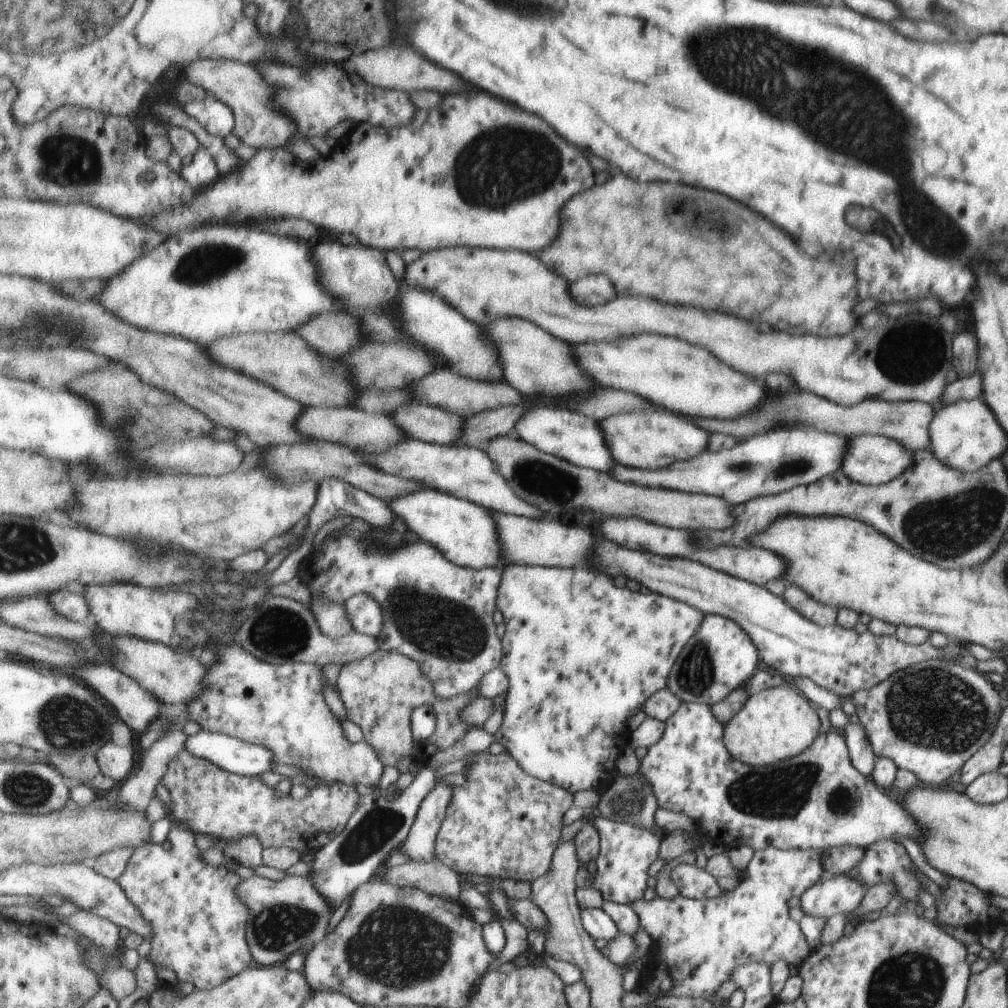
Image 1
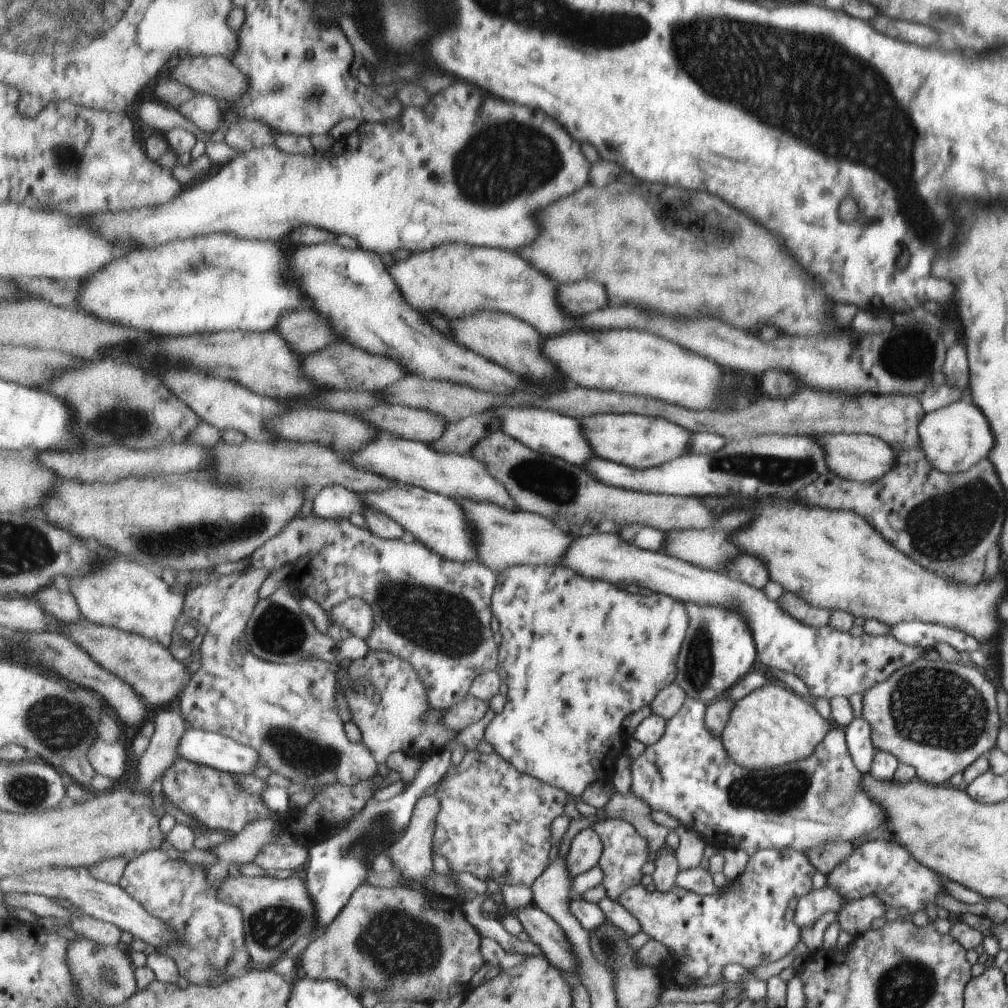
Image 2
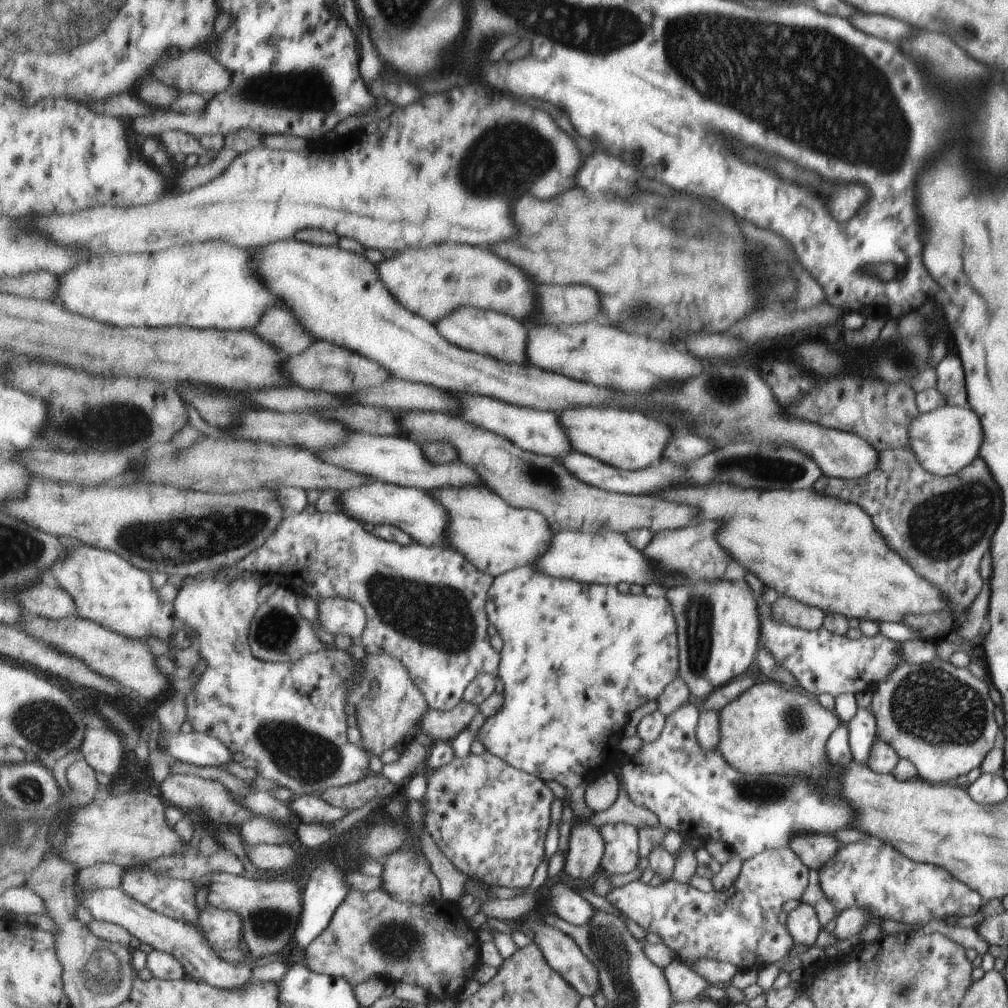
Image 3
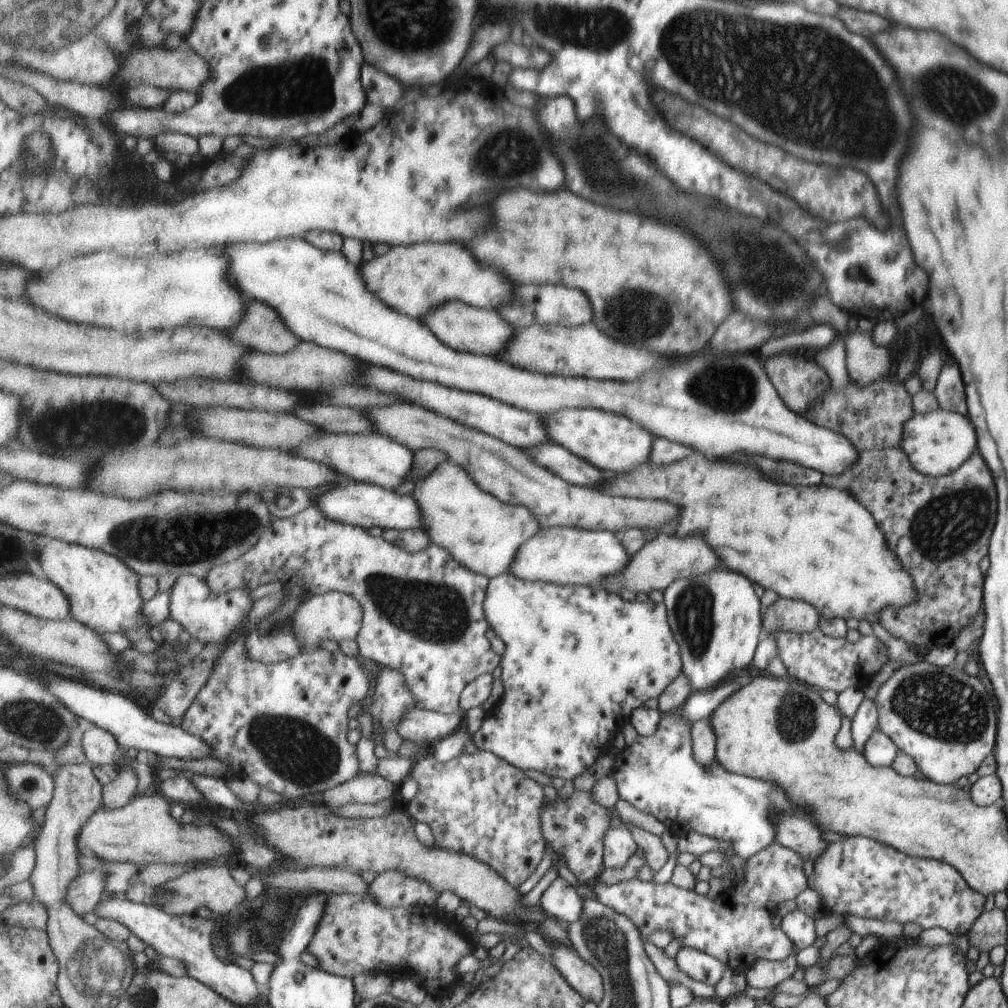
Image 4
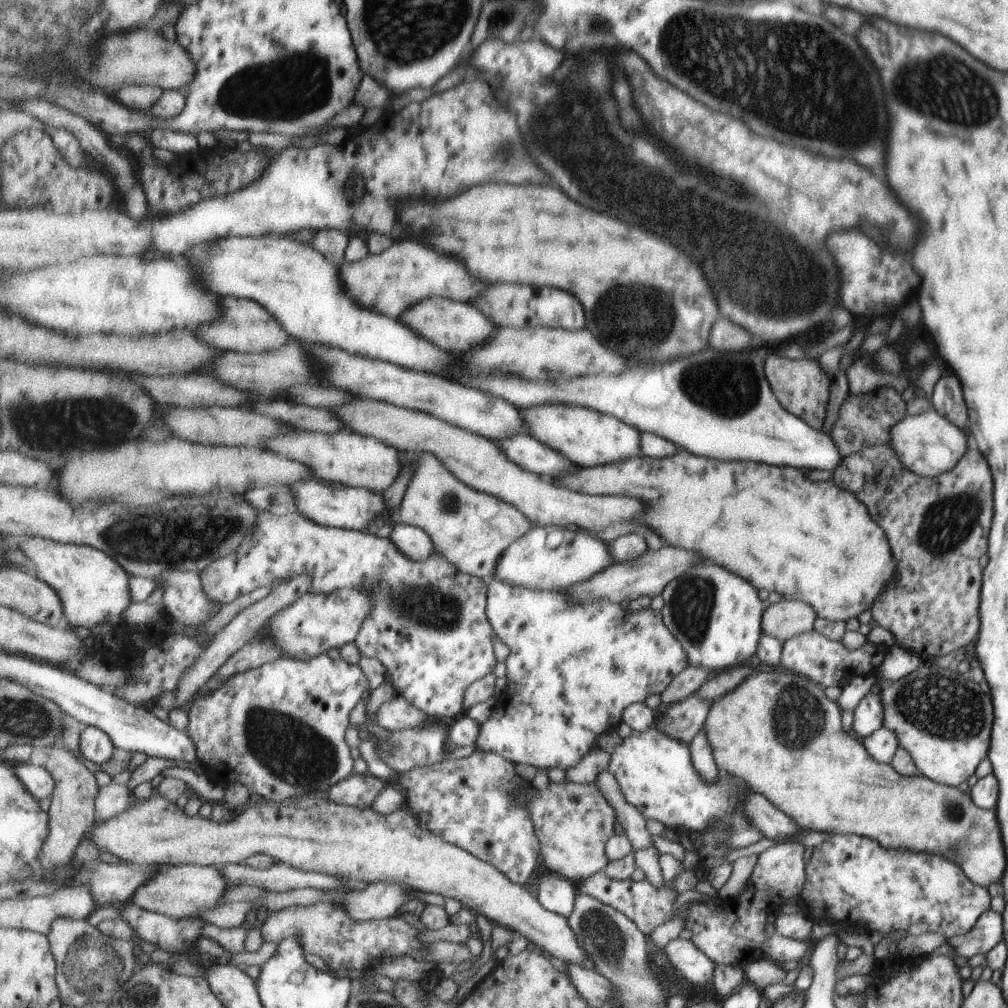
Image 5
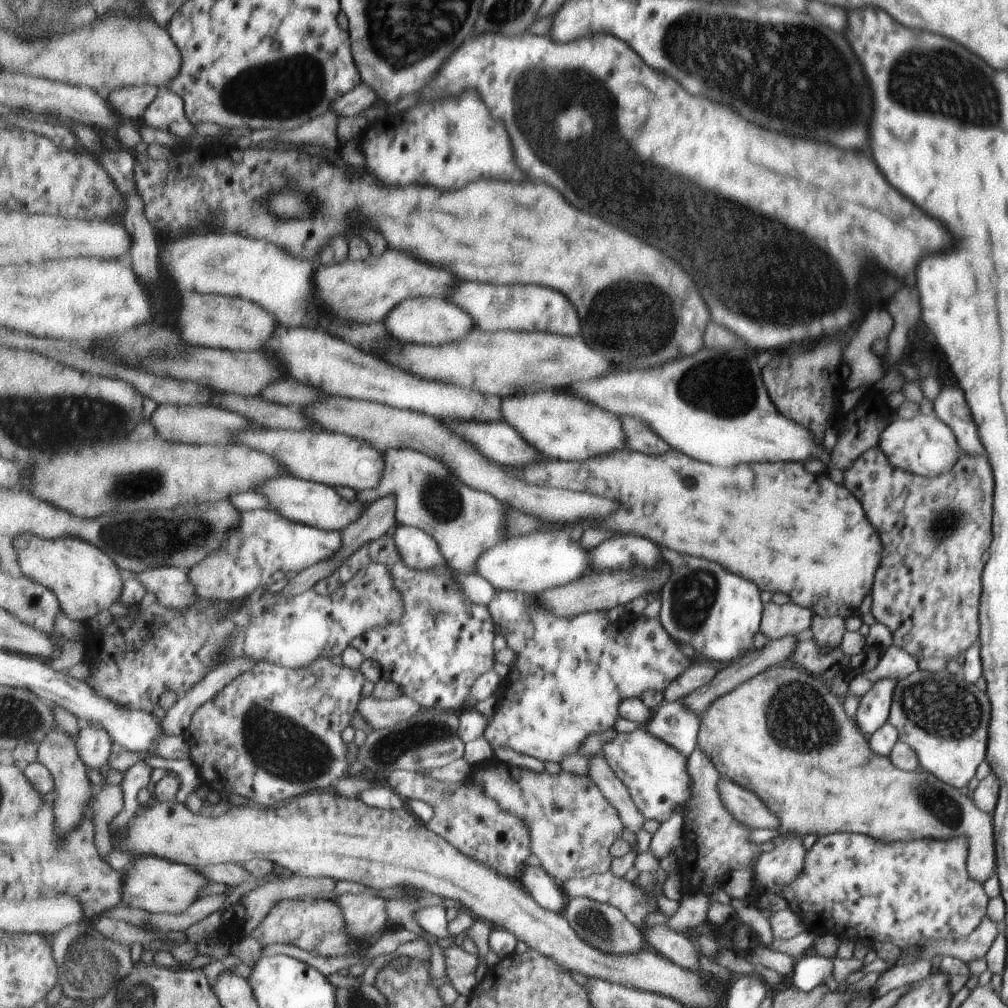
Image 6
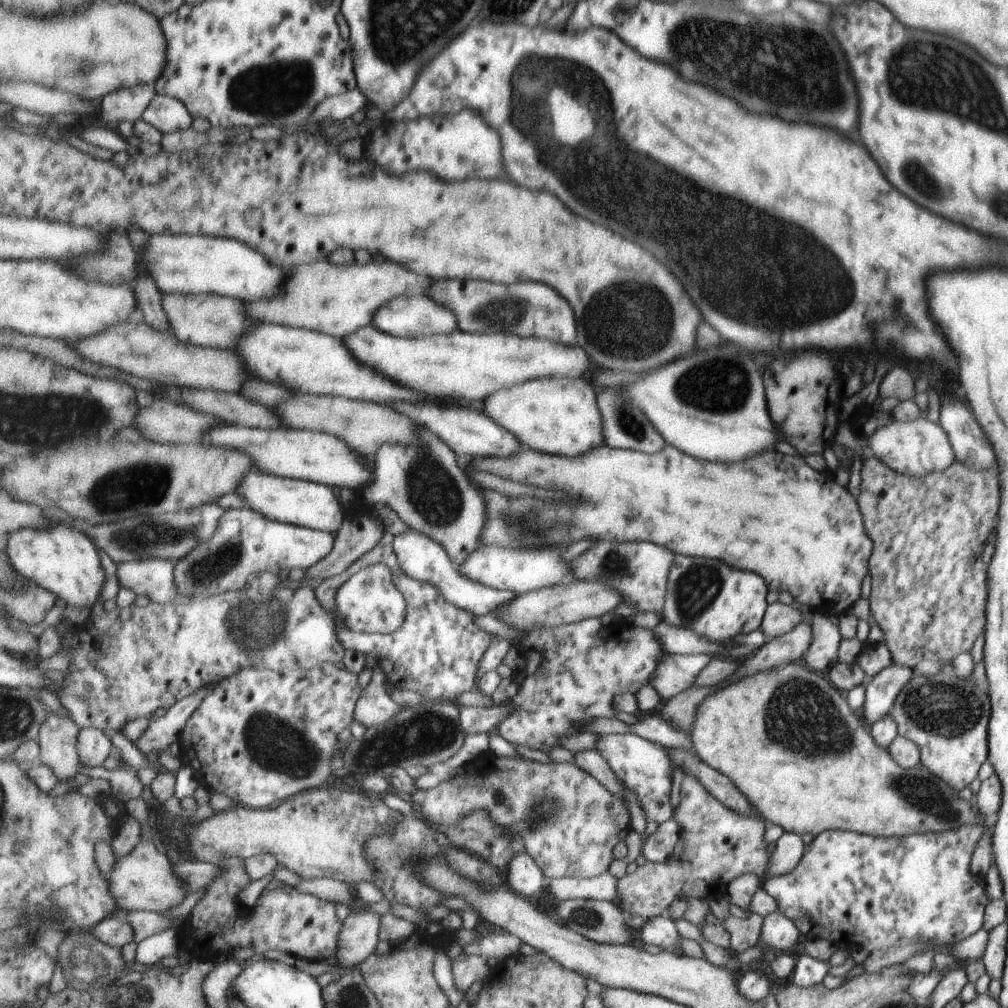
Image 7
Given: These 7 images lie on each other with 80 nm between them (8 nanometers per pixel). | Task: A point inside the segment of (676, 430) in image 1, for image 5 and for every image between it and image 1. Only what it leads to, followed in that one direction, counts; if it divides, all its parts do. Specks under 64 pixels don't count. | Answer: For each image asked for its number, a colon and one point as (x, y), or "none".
2: (640, 441)
3: (629, 440)
4: (615, 443)
5: (586, 437)

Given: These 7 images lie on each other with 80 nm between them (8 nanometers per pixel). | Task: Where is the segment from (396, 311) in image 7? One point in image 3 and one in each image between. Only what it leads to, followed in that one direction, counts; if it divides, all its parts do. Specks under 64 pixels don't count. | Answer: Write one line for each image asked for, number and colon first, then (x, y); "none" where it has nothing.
3: (493, 333)
4: (478, 330)
5: (456, 326)
6: (430, 320)

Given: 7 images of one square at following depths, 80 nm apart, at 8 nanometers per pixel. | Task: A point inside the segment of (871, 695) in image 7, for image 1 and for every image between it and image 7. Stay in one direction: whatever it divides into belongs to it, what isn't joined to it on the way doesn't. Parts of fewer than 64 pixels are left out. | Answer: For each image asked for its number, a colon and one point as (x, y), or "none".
1: (862, 754)
2: (858, 733)
3: (862, 727)
4: (865, 722)
5: (868, 716)
6: (873, 711)

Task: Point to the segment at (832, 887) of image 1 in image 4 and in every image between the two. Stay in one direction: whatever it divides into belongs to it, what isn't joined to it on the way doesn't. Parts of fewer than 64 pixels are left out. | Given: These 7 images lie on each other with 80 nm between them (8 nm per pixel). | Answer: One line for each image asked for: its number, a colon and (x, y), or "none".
2: (810, 907)
3: (802, 922)
4: (798, 926)

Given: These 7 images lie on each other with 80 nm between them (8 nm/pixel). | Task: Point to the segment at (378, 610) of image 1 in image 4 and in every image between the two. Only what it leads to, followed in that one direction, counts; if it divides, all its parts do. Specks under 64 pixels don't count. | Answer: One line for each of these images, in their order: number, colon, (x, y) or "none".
2: (355, 614)
3: (346, 616)
4: (336, 616)

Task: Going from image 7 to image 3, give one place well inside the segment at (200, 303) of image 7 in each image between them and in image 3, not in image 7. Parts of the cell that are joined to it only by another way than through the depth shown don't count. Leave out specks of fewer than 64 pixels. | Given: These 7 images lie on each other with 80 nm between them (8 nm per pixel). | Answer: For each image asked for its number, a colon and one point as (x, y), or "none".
3: (279, 326)
4: (264, 330)
5: (247, 326)
6: (218, 321)

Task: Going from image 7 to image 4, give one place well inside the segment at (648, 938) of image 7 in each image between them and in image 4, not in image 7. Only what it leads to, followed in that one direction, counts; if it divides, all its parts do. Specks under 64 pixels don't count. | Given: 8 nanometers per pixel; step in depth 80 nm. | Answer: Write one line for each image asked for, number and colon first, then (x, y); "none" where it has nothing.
4: (699, 966)
5: (687, 959)
6: (671, 944)

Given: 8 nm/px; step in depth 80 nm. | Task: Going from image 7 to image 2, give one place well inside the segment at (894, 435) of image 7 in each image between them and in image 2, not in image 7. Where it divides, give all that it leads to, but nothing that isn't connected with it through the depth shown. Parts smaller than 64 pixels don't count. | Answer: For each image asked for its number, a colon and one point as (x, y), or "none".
2: (953, 438)
3: (944, 440)
4: (939, 442)
5: (928, 444)
6: (923, 445)

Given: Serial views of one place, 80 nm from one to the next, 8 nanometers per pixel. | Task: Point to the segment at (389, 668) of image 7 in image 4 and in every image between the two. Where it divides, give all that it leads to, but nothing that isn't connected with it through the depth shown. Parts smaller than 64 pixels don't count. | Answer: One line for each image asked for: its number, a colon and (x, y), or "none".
4: (425, 612)
5: (430, 627)
6: (442, 646)

